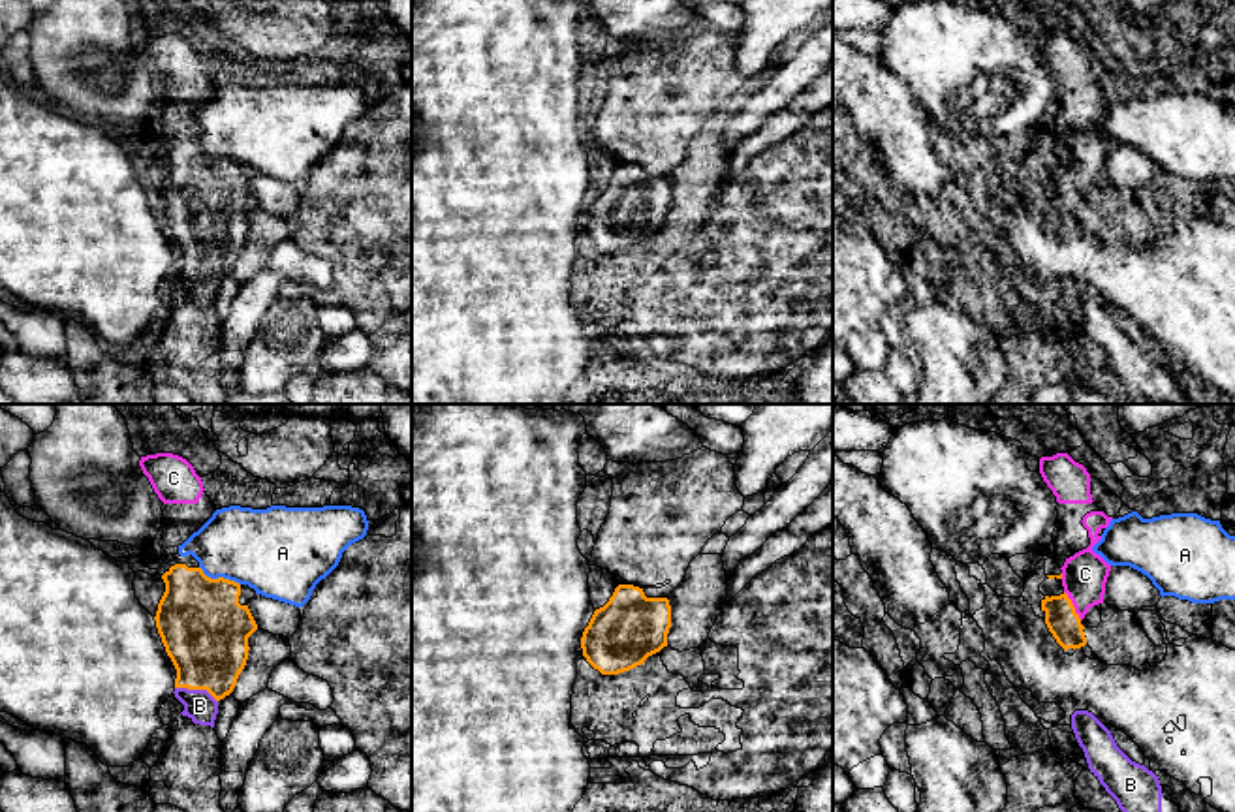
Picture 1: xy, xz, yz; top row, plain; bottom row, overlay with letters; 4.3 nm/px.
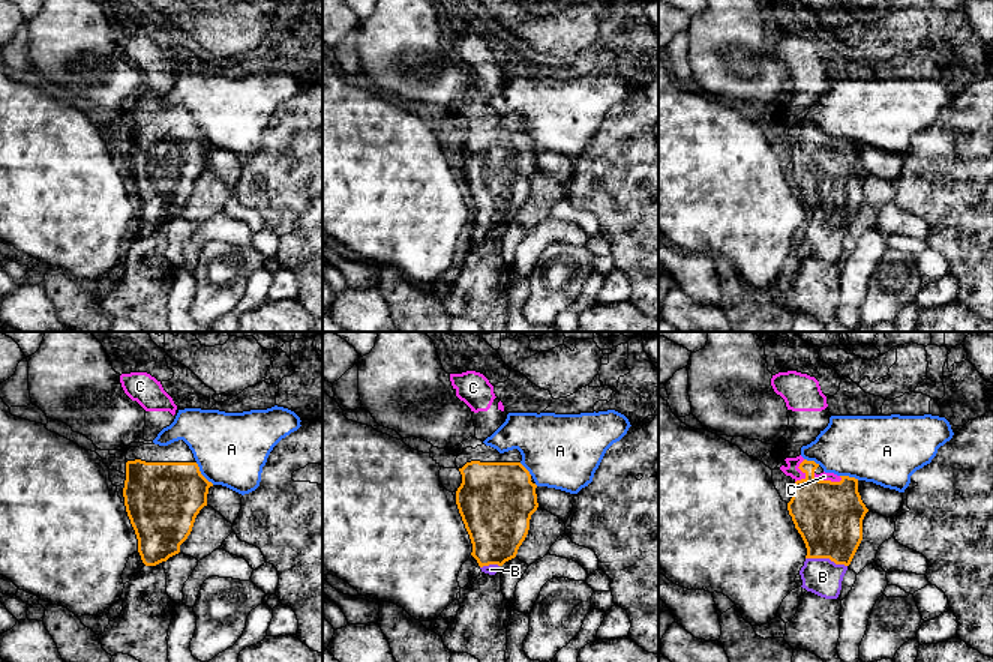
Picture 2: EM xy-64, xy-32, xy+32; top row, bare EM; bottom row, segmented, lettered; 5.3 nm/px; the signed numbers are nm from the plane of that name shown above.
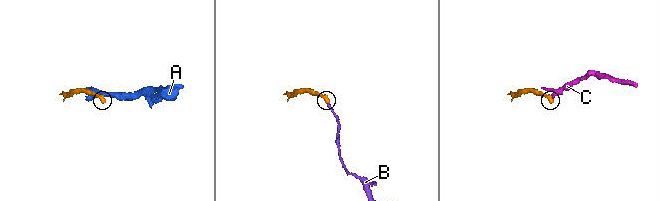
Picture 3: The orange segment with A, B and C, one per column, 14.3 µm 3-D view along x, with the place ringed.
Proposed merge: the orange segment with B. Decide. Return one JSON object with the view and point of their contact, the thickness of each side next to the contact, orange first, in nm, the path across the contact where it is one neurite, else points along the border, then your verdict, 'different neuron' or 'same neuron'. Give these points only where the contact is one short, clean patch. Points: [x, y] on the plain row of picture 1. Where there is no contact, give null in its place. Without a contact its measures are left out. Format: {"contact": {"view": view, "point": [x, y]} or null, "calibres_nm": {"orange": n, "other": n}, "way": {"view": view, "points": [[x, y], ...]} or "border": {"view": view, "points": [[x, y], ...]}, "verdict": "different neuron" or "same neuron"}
{"contact": {"view": "xy", "point": [196, 267]}, "calibres_nm": {"orange": 380, "other": 140}, "way": {"view": "xy", "points": [[205, 211], [205, 254], [196, 267], [200, 284]]}, "verdict": "same neuron"}

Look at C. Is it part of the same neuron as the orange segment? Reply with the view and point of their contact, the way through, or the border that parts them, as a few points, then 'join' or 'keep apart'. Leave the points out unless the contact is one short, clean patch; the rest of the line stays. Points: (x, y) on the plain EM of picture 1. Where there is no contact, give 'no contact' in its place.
contact yz (1072, 185); way yz (1063, 200), (1063, 194), (1072, 185), (1083, 168), (1085, 153); join

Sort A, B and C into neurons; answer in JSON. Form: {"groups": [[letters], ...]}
{"groups": [["A"], ["B", "C"]]}

